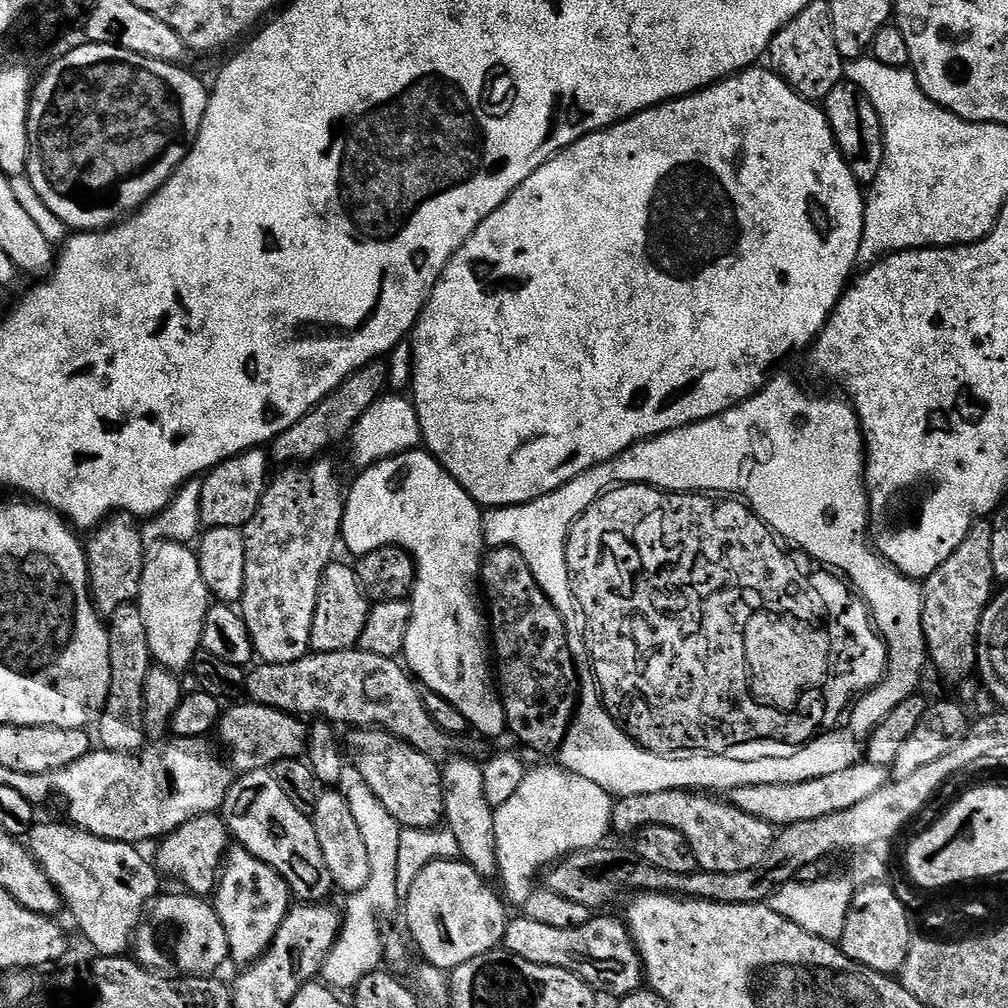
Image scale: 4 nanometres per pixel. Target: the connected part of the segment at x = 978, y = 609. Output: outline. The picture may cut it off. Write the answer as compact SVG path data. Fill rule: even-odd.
M977 520L968 536L930 574L922 584L920 627L926 652L932 655L936 668L948 680L964 680L977 671L976 635L982 622L982 614L992 601L996 584L996 536L992 533L993 521Z

